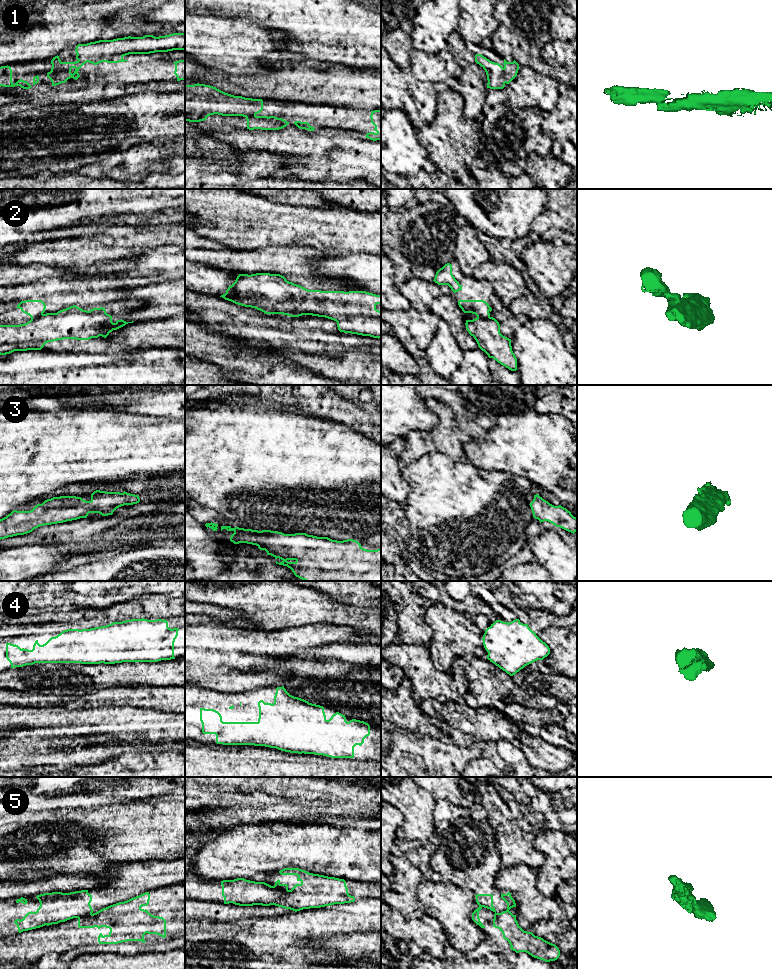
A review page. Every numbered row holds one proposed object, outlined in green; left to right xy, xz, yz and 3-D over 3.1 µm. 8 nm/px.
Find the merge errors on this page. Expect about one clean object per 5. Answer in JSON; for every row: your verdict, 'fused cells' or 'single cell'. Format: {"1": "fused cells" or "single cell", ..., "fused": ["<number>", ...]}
{"1": "single cell", "2": "fused cells", "3": "single cell", "4": "single cell", "5": "fused cells", "fused": ["2", "5"]}

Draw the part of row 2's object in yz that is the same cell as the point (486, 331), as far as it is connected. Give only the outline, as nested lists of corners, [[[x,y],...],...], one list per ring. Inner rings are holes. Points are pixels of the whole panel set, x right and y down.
[[[477,317],[466,320],[466,329],[476,340],[478,347],[511,371],[517,370],[517,358],[512,351],[511,339],[500,333],[500,324],[493,318]]]

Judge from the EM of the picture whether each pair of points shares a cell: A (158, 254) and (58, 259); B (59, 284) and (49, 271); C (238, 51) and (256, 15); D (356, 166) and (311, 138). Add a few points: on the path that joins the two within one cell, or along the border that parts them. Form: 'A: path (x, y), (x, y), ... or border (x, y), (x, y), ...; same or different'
A: border (144, 248), (131, 261), (131, 268); different
B: border (52, 276), (59, 278); different
C: border (229, 17), (244, 19), (253, 24), (275, 29); different
D: path (345, 157), (327, 154), (322, 149); same

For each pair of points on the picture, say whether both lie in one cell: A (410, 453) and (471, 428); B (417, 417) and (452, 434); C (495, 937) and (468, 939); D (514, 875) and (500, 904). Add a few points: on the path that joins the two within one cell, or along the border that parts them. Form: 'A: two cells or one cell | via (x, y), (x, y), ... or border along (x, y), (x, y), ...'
A: one cell | via (425, 447), (442, 446), (456, 434)
B: two cells | border along (426, 403), (438, 418), (438, 423), (433, 429)
C: two cells | border along (472, 917), (486, 937)
D: two cells | border along (501, 867), (494, 881), (494, 886), (499, 891)

